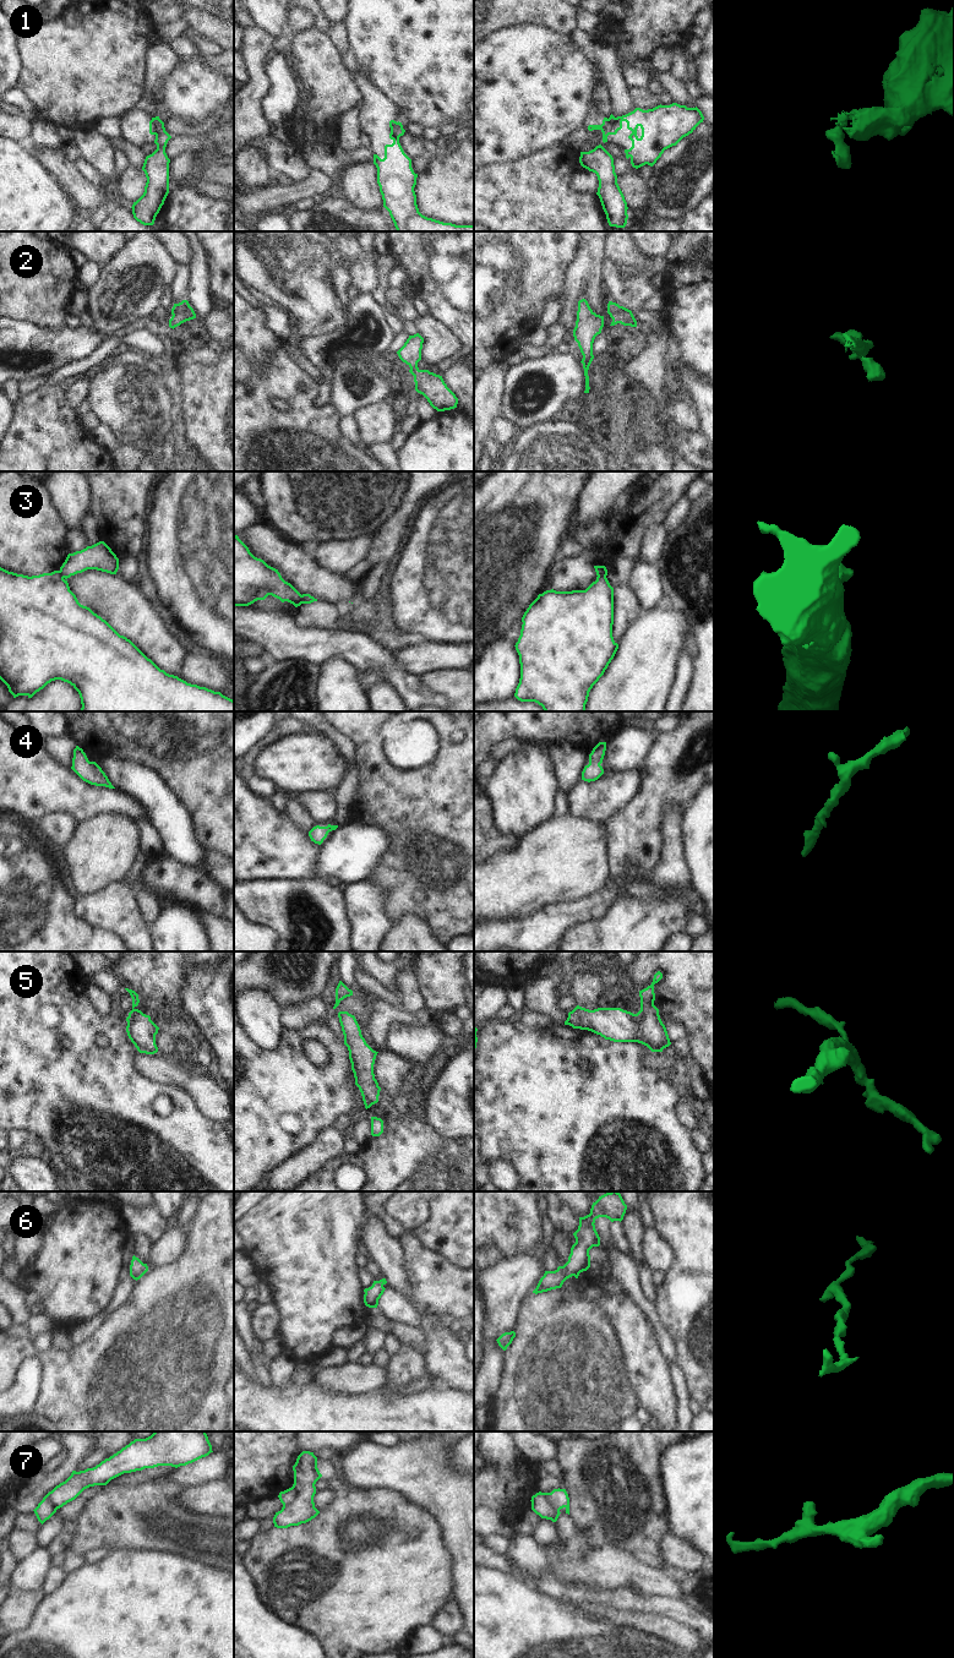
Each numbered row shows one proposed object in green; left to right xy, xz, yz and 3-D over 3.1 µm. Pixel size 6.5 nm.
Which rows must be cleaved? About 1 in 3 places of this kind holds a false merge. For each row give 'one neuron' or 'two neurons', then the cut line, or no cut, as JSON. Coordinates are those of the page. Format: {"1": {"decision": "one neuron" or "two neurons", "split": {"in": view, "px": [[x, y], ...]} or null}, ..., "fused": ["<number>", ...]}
{"1": {"decision": "two neurons", "split": {"in": "yz", "px": [[622, 116], [614, 125], [608, 120]]}}, "2": {"decision": "one neuron", "split": null}, "3": {"decision": "two neurons", "split": {"in": "xz", "px": [[300, 595], [301, 603]]}}, "4": {"decision": "one neuron", "split": null}, "5": {"decision": "one neuron", "split": null}, "6": {"decision": "one neuron", "split": null}, "7": {"decision": "one neuron", "split": null}, "fused": ["1", "3"]}

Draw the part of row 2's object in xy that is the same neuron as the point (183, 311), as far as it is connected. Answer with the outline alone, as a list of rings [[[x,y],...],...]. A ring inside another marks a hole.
[[[182,300],[179,304],[174,304],[171,309],[171,315],[173,316],[169,320],[169,327],[173,329],[186,321],[196,318],[196,313],[187,300]]]

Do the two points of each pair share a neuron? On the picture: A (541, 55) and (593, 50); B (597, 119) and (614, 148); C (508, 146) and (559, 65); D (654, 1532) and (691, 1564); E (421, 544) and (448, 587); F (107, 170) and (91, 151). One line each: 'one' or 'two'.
A: two
B: two
C: one
D: two
E: one
F: one

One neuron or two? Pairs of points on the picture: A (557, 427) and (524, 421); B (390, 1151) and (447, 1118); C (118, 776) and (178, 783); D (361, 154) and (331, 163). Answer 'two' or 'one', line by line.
A: two
B: two
C: two
D: one

